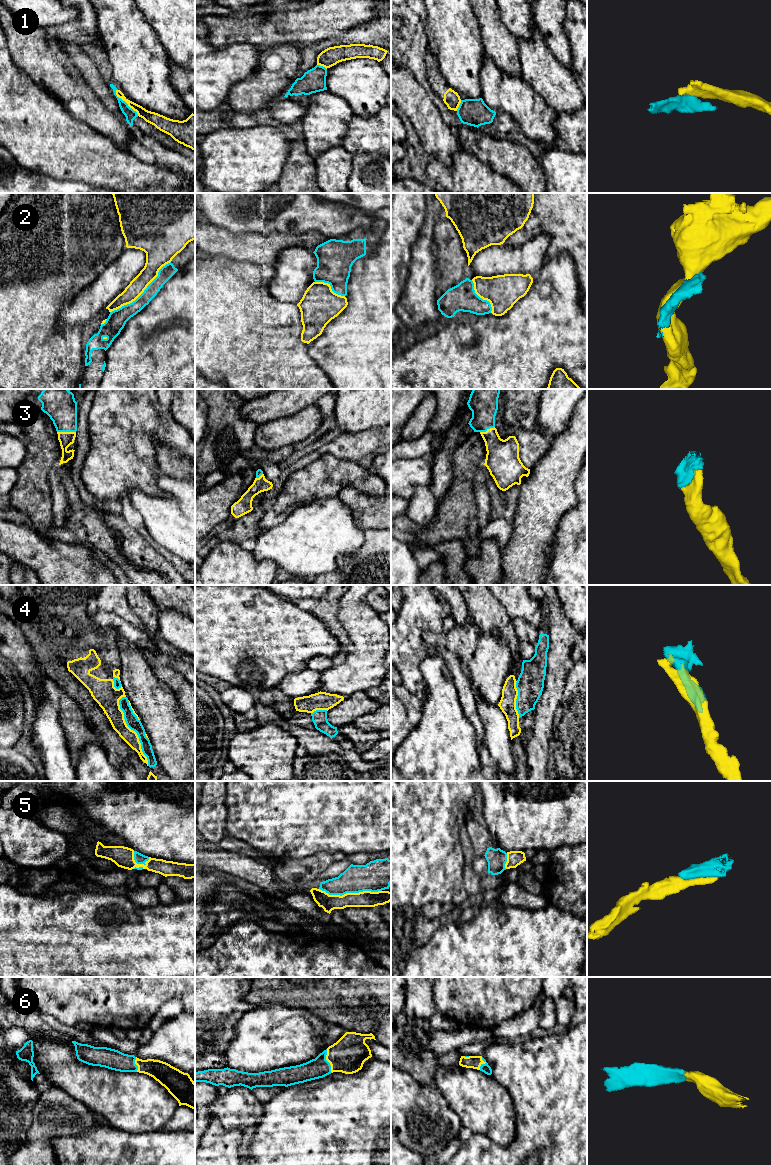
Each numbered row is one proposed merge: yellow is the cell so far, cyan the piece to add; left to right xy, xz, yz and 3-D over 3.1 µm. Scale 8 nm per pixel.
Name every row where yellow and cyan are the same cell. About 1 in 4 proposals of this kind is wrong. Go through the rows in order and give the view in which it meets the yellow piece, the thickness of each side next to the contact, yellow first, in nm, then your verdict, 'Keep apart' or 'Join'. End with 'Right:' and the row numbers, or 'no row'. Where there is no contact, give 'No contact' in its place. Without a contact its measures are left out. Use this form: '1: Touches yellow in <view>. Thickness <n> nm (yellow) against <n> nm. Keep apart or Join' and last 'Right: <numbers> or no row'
1: Touches yellow in xy. Thickness 100 nm (yellow) against 90 nm. Keep apart
2: Touches yellow in xy. Thickness 130 nm (yellow) against 120 nm. Keep apart
3: Touches yellow in xy. Thickness 110 nm (yellow) against 260 nm. Join
4: Touches yellow in xy. Thickness 140 nm (yellow) against 100 nm. Keep apart
5: Touches yellow in xz. Thickness 130 nm (yellow) against 240 nm. Join
6: Touches yellow in xz. Thickness 280 nm (yellow) against 160 nm. Join
Right: 3, 5, 6

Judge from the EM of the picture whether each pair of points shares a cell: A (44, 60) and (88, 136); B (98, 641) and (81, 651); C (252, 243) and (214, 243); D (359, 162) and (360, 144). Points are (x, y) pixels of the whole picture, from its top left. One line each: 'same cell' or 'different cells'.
A: different cells
B: same cell
C: same cell
D: different cells

